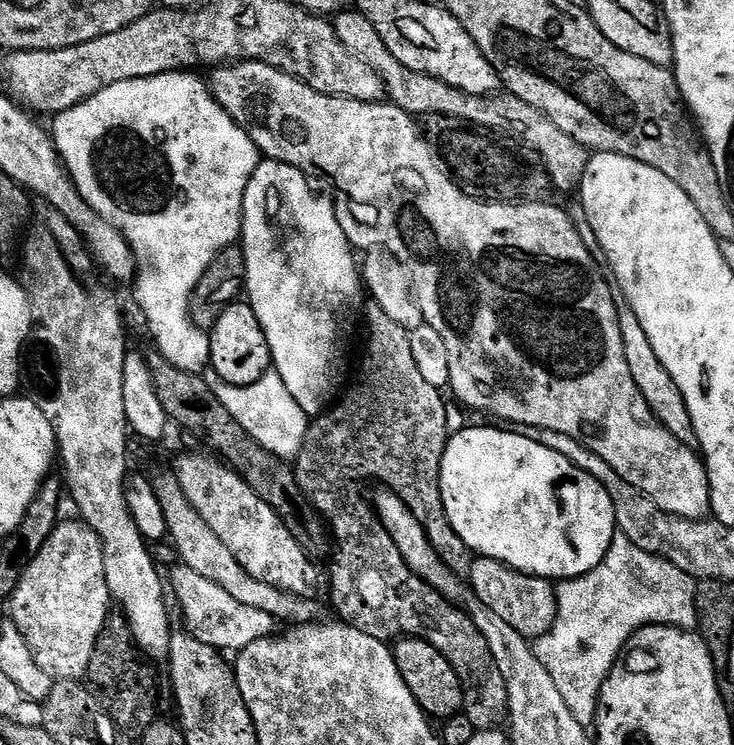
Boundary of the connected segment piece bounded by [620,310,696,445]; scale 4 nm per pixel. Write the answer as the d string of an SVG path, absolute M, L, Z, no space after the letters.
M630 310L621 311L620 329L622 330L622 342L626 346L626 363L630 365L630 378L642 390L642 398L650 406L650 410L670 430L674 438L678 438L683 444L691 445L696 439L696 431L690 418L690 410L682 398L682 390L670 378L670 370L658 362L658 354L654 354L654 346L650 346L650 338L646 338L646 330L638 322L638 318Z

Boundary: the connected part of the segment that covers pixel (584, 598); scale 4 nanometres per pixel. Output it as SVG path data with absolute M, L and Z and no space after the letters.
M620 534L608 544L606 558L598 561L596 568L576 576L573 580L548 580L544 588L548 616L540 628L528 626L521 631L524 644L537 663L543 665L548 676L557 682L566 706L580 724L591 725L596 716L600 685L608 671L621 659L626 645L634 633L647 624L671 624L674 628L692 630L697 627L696 584L678 566L653 552L642 550L627 536Z

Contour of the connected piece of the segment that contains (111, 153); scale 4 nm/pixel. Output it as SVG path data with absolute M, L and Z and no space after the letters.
M157 66L146 71L135 72L122 78L114 78L106 81L102 86L90 90L86 94L75 96L73 100L61 104L50 116L50 127L54 134L54 142L70 170L74 174L74 182L87 196L91 205L95 207L109 222L122 227L126 233L131 235L132 240L136 239L141 246L156 259L157 274L153 281L148 281L138 291L132 294L136 300L135 307L139 310L148 329L153 331L157 337L157 343L161 346L163 354L194 373L200 374L203 364L212 354L212 347L209 344L208 334L202 330L187 324L183 313L183 300L187 291L198 281L198 277L203 272L207 263L219 254L223 248L229 247L239 237L240 234L240 203L242 202L242 190L246 186L246 178L250 178L250 170L258 166L262 159L260 151L260 141L250 134L250 130L245 124L240 124L233 116L227 116L225 112L219 112L206 98L206 94L199 86L192 81L192 77L187 71L169 66Z

